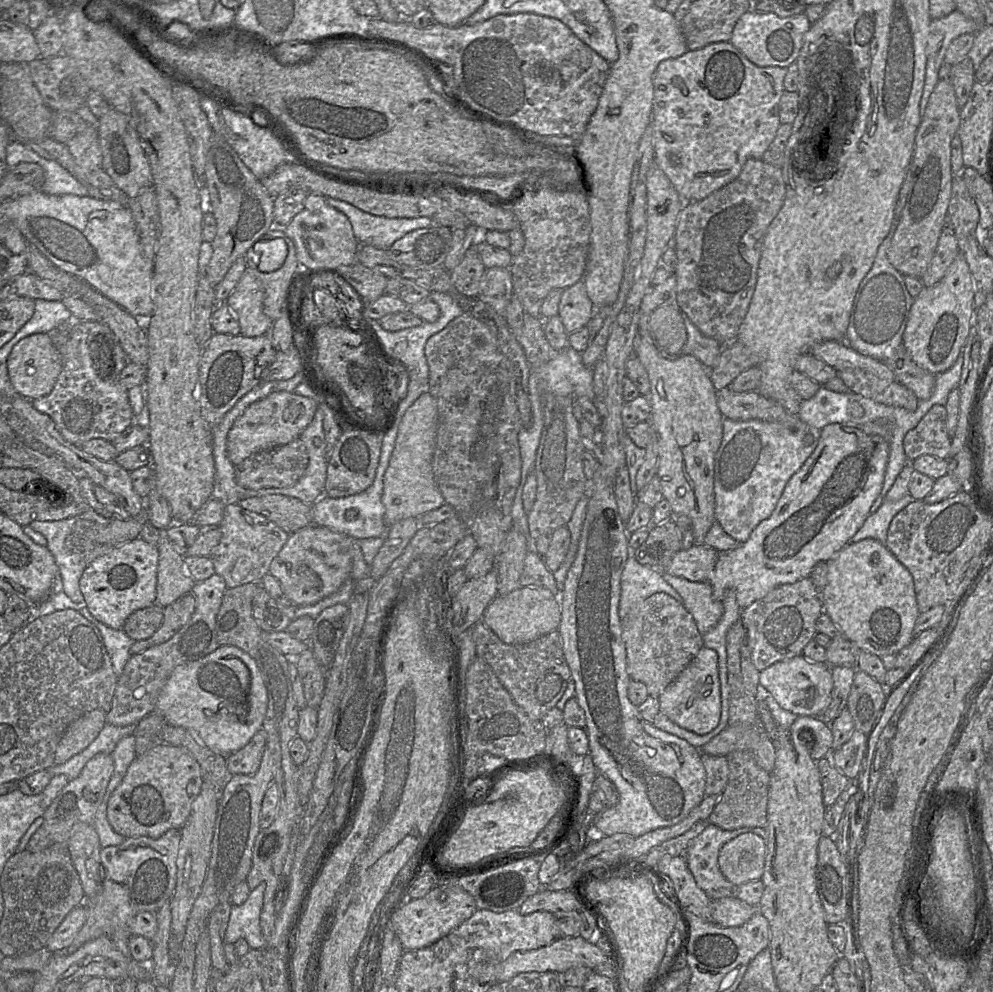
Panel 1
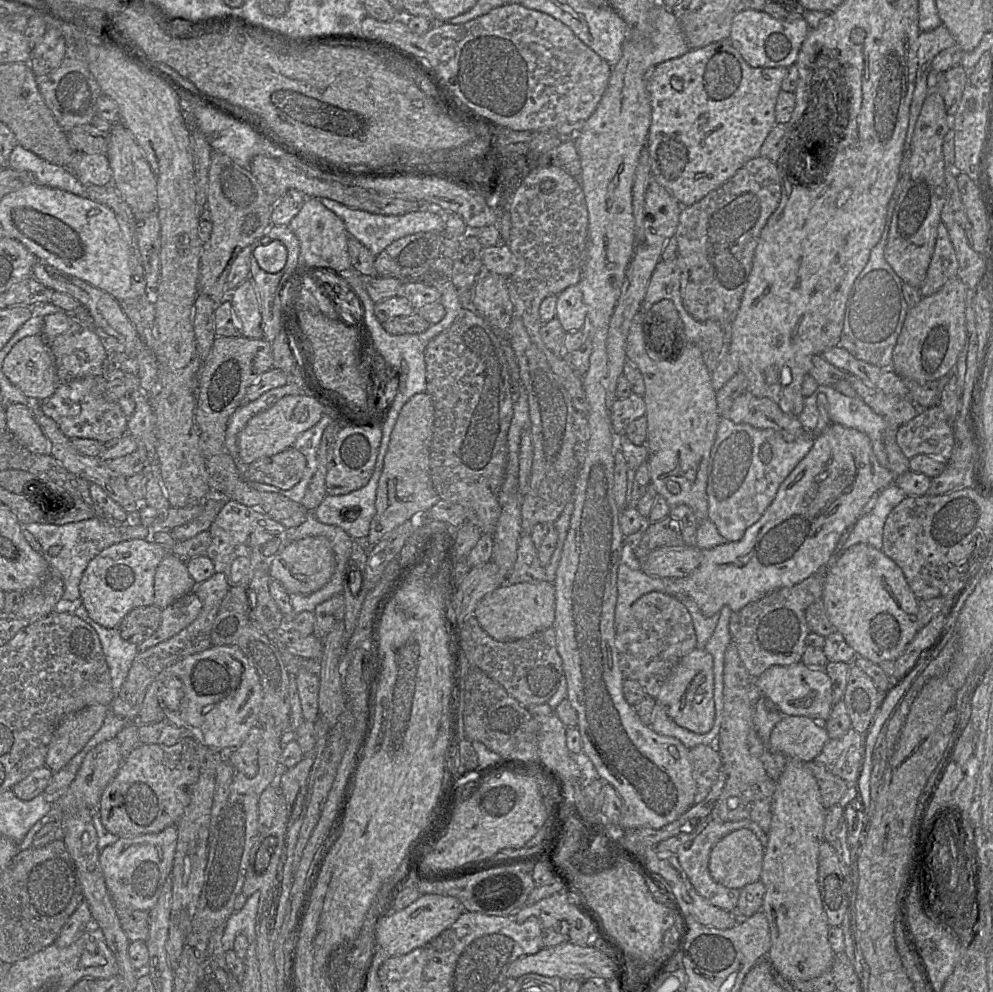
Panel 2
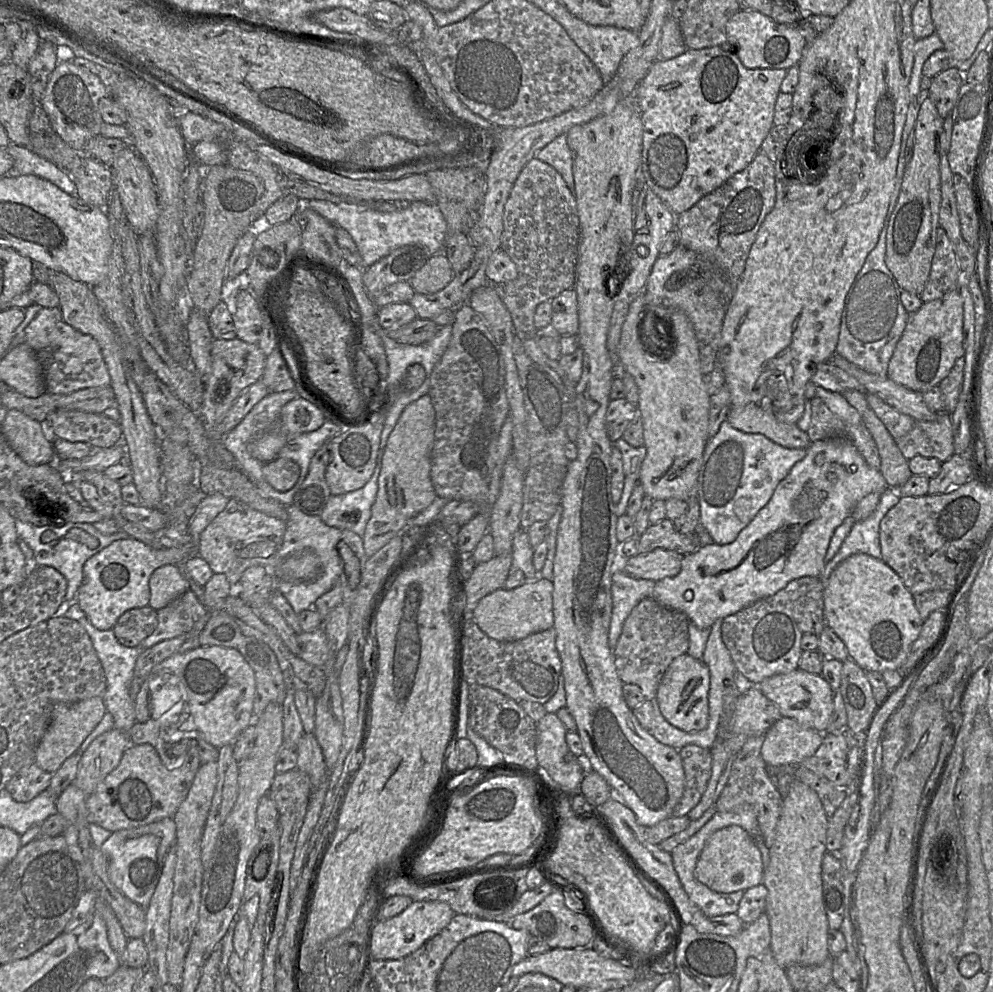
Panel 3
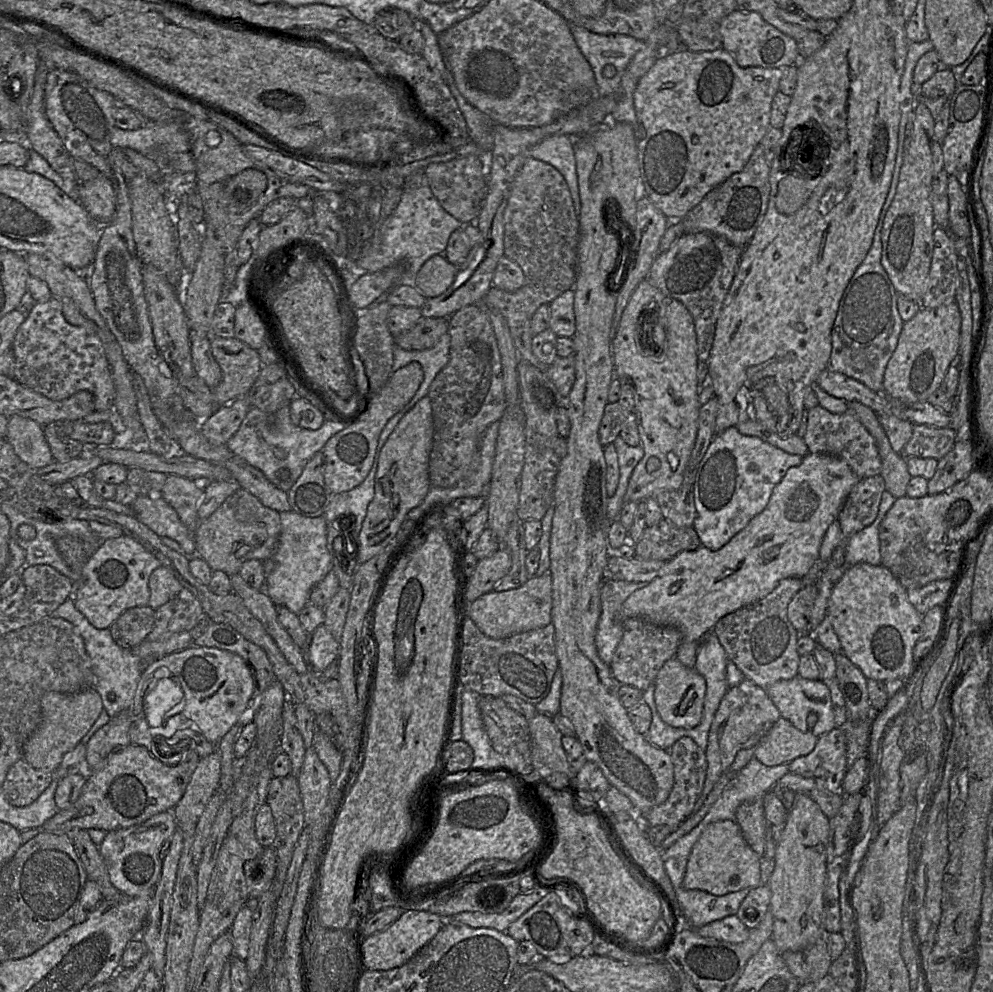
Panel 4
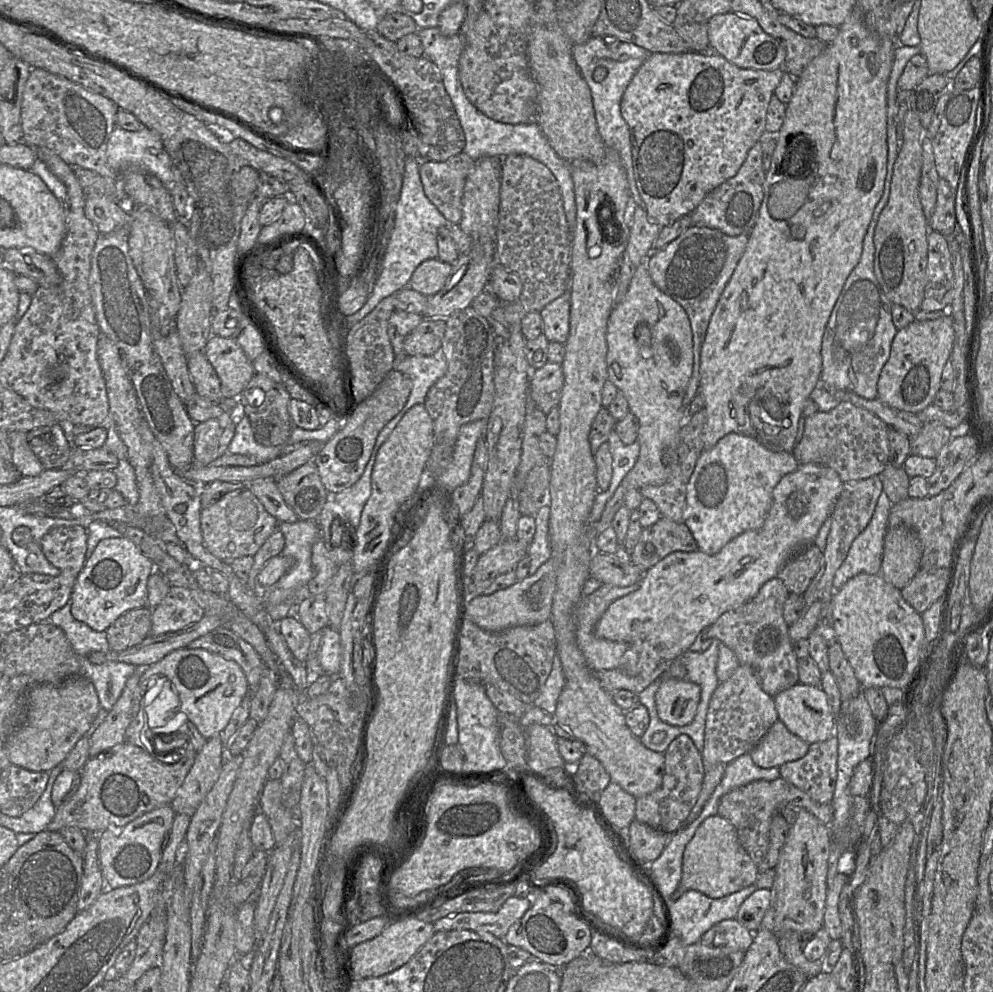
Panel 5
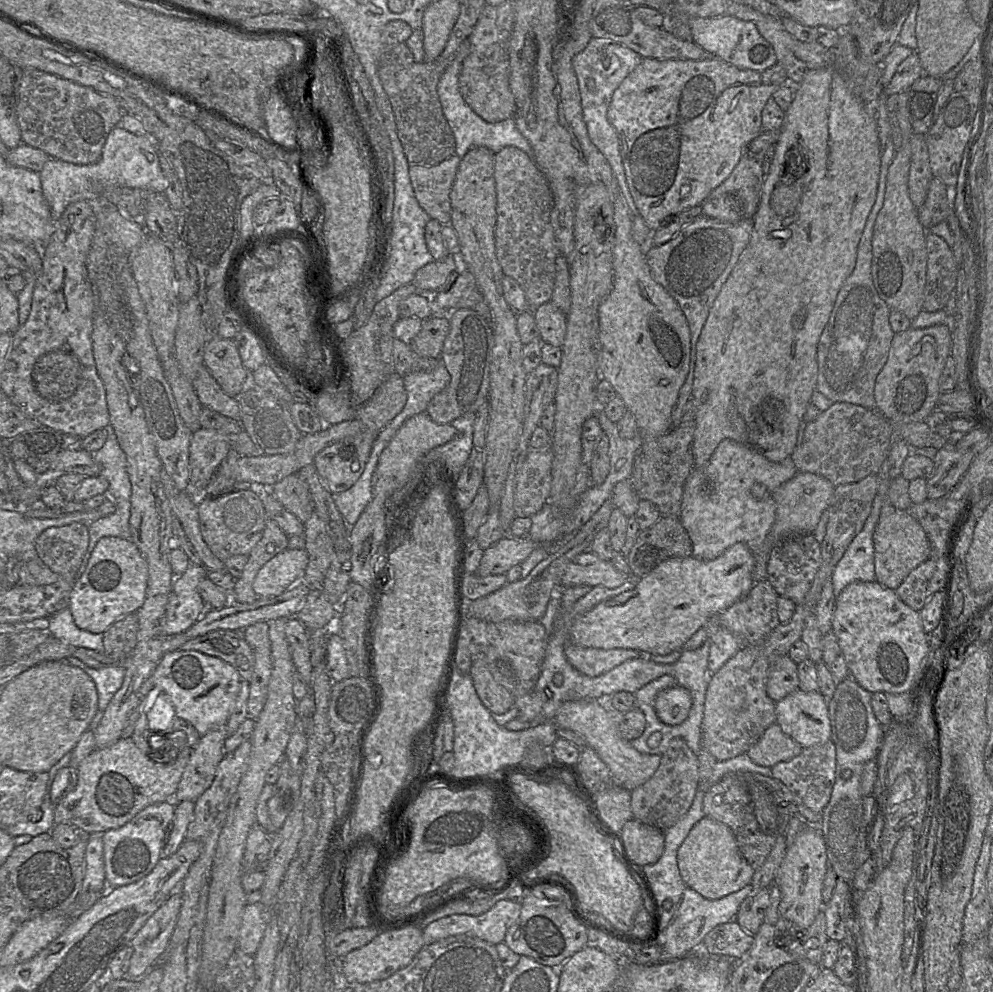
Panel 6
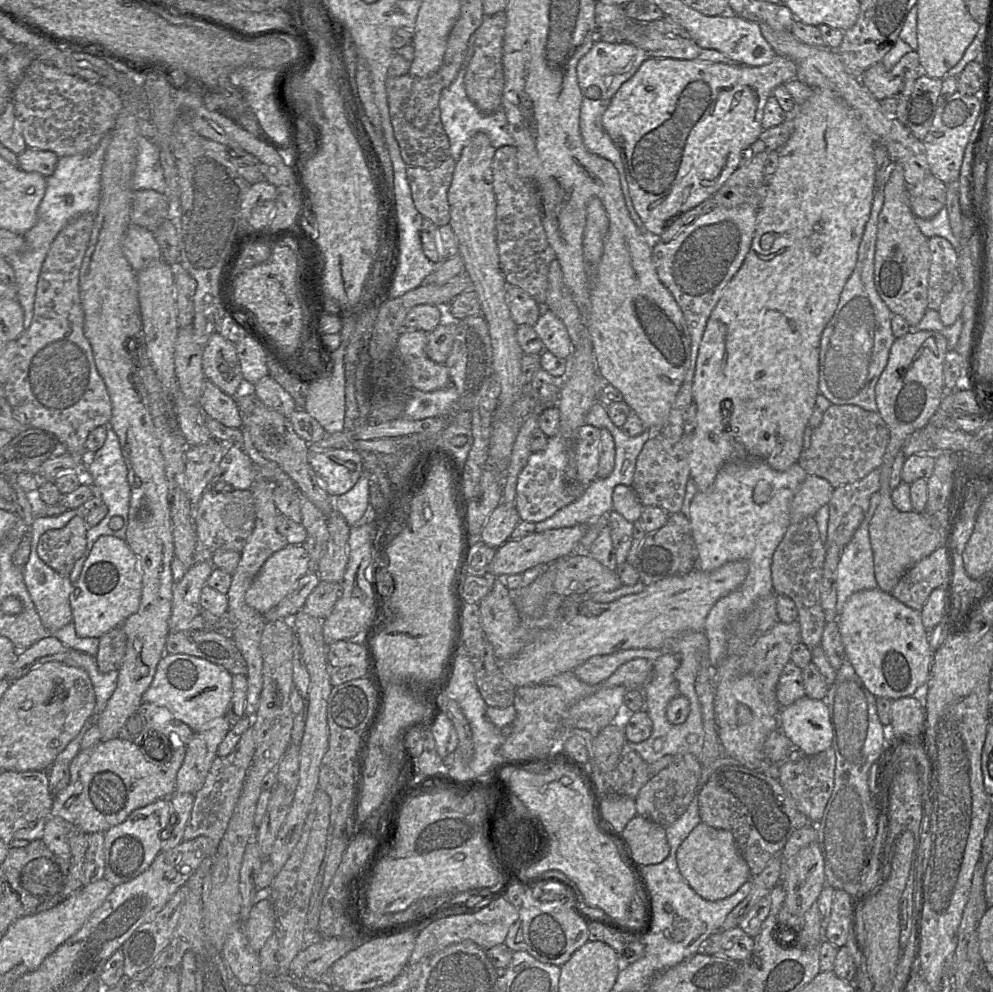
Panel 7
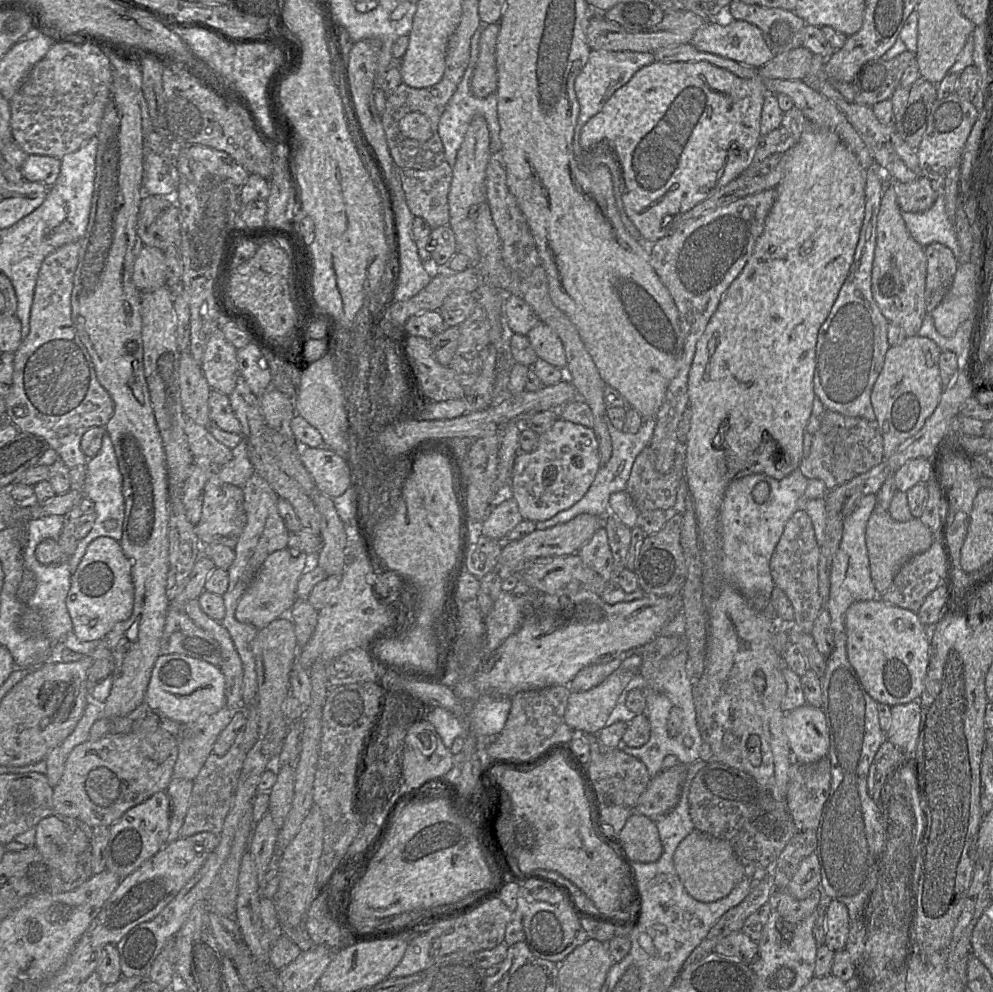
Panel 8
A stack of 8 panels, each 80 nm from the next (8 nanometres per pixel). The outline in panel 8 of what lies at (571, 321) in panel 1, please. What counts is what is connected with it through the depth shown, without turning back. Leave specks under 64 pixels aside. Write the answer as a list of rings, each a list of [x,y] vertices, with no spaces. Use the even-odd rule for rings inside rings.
[[[539,322],[528,332],[527,337],[538,358],[560,369],[567,365],[562,341],[551,327]]]

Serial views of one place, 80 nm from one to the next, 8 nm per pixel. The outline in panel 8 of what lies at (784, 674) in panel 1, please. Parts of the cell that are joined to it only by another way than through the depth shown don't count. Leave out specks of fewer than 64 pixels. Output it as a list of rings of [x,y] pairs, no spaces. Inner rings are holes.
[[[805,703],[786,712],[783,729],[795,761],[814,763],[828,755],[830,736],[820,707]]]

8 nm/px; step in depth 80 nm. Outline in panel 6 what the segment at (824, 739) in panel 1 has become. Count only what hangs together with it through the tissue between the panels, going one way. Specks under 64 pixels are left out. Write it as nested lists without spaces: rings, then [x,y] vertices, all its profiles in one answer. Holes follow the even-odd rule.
[[[778,723],[772,724],[746,753],[754,763],[773,767],[798,756],[803,747],[785,734]]]

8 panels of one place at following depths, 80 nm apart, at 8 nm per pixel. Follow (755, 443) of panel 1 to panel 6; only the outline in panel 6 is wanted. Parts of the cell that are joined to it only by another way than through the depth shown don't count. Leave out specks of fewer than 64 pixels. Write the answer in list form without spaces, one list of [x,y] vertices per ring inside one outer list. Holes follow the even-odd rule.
[[[731,439],[722,440],[707,464],[694,467],[684,487],[680,520],[692,540],[692,555],[711,561],[735,543],[743,542],[754,556],[754,582],[767,579],[770,553],[758,548],[764,543],[776,518],[776,502],[772,494],[798,472],[791,457],[773,462],[749,445]],[[756,485],[764,485],[767,489],[762,499],[754,497]]]

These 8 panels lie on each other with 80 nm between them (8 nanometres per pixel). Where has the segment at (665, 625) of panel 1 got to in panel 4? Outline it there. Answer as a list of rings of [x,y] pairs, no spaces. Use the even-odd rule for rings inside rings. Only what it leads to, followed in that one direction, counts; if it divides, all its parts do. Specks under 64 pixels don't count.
[[[629,618],[624,621],[623,635],[619,642],[610,669],[617,684],[633,686],[645,691],[654,684],[655,679],[664,663],[674,658],[682,643],[681,632],[671,626],[659,626],[642,618]]]

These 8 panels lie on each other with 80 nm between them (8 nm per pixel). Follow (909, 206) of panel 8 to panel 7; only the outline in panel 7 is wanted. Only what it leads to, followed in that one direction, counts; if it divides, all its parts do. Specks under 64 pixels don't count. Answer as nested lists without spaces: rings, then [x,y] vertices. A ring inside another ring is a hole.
[[[932,174],[908,189],[909,203],[916,217],[929,219],[935,216],[946,203],[948,185]]]

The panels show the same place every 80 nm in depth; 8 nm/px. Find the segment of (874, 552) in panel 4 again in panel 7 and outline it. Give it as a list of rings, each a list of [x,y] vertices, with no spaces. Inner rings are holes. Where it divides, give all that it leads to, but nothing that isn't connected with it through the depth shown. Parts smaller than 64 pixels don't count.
[[[880,493],[870,497],[869,509],[851,540],[842,548],[836,571],[837,619],[845,601],[860,590],[878,589],[874,575],[869,524],[880,502]]]

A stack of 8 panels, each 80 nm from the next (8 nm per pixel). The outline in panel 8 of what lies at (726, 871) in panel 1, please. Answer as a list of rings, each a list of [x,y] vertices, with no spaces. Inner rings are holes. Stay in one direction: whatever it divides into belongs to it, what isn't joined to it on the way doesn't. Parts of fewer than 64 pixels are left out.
[[[694,829],[677,846],[674,866],[687,892],[695,900],[710,903],[726,897],[745,877],[745,869],[727,840]]]

